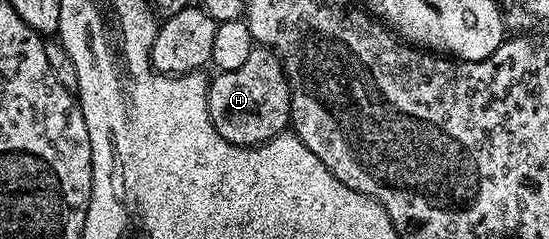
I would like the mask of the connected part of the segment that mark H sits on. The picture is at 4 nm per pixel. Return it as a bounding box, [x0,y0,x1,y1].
[208,46,291,146]

